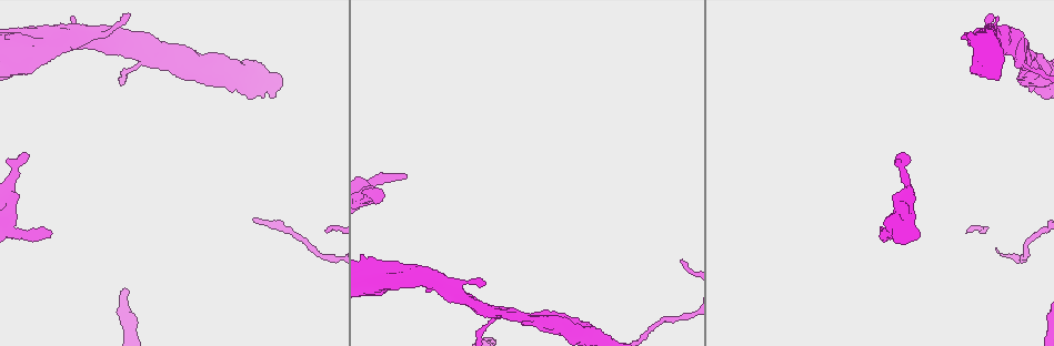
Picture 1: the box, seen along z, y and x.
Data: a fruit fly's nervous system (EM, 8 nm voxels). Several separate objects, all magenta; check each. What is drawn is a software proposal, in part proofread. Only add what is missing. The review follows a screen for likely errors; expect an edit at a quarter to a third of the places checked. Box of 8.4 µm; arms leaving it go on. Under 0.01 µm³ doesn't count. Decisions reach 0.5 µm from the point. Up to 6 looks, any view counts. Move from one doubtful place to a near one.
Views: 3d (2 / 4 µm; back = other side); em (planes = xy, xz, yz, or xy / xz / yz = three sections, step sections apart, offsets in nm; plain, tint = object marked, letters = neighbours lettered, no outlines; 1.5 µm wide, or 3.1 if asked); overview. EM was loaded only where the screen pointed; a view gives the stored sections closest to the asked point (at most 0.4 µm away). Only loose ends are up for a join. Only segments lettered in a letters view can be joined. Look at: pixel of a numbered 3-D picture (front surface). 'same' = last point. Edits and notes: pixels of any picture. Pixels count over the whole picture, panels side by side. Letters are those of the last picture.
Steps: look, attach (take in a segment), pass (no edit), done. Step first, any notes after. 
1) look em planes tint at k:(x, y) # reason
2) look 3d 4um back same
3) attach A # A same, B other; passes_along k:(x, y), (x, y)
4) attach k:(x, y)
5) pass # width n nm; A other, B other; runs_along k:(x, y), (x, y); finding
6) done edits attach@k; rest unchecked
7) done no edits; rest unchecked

look em planes plain at 1:(162, 44) # free end

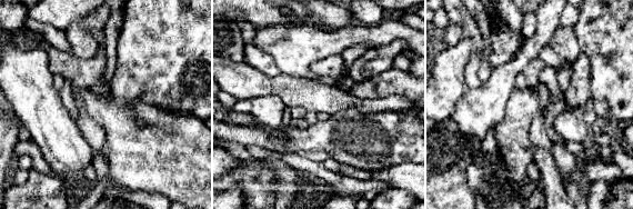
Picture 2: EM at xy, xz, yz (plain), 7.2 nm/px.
look em planes letters same

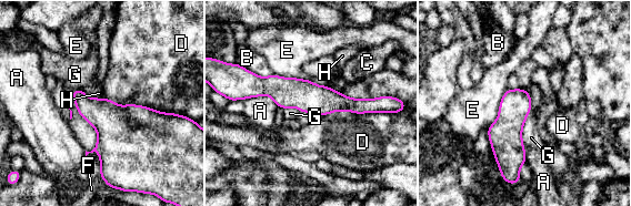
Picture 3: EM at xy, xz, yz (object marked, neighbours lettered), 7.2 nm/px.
pass # longest_contact D 550 nm; A other, B other, C other, D other, E other, F other, G other, H other; border 3:(89, 96), (102, 98); no lettered segment goes on from it

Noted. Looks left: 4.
look em xy step 8 tint at 1:(992, 25)

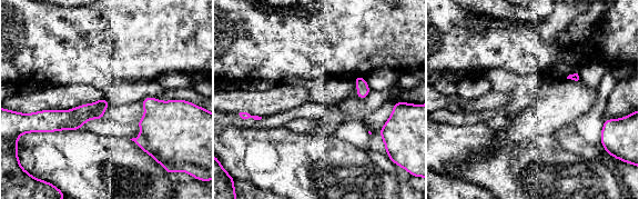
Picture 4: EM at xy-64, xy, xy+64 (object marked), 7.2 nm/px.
look em planes letters same

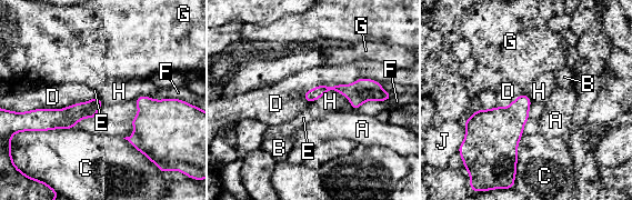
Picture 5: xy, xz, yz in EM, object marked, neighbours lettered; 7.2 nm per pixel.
pass # longest_contact D 600 nm; A other, B other, C other, D other, E other, F other, G other, H other, J other; border 5:(350, 101), (328, 90), (308, 103); none of them fits

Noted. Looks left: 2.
look 3d 2um at 1:(407, 175) # an open end

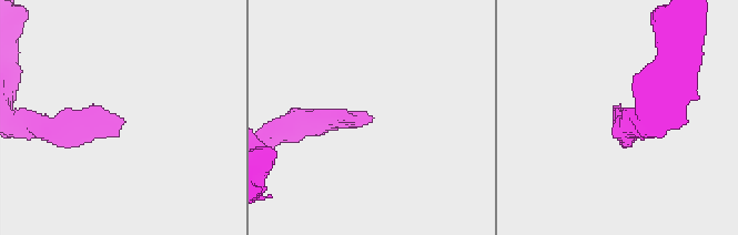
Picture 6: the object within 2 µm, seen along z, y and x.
look em planes letters at 6:(372, 118) # shape alone is not enough

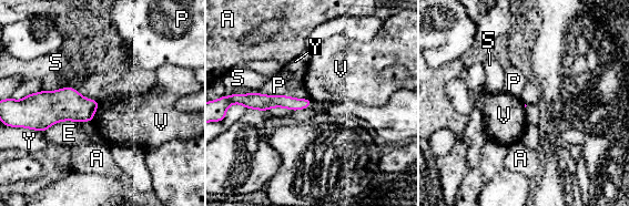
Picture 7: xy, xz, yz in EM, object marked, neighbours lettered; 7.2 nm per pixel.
pass # A other, E other, P other, S other, V other, Y other; runs_along 7:(245, 98), (250, 101), (308, 102); none of them fits

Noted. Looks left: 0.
done no edits; rest unchecked

